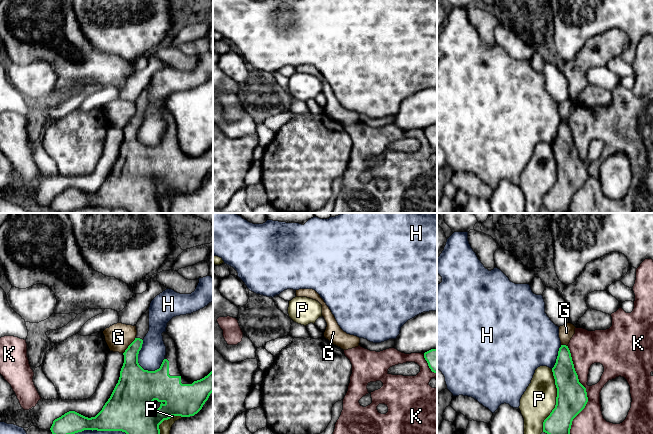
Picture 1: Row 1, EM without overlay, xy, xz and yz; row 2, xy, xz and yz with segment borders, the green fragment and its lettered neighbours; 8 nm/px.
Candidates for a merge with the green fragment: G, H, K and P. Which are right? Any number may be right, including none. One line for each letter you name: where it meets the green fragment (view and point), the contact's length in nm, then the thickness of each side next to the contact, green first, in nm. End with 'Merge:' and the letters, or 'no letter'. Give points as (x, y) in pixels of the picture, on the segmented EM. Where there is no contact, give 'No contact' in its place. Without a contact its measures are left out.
Merge: no letter

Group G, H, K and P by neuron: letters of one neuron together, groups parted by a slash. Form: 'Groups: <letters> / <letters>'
Groups: G / H / K / P

